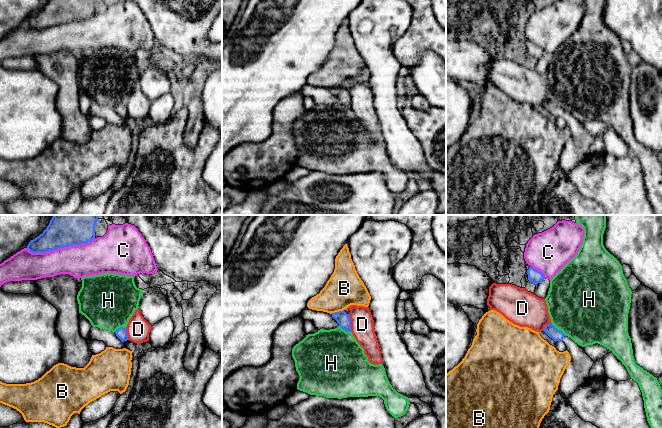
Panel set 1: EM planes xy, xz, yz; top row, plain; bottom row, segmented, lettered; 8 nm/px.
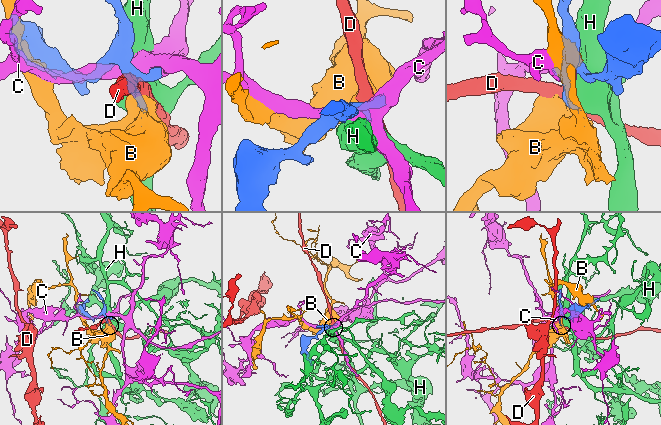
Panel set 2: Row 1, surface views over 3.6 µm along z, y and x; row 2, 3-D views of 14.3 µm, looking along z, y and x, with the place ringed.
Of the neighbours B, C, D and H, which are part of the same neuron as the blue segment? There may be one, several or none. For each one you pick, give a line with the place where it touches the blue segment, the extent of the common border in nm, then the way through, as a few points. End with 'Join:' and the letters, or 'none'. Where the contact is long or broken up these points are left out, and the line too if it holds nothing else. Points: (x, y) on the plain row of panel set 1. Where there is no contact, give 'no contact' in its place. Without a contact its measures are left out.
Join: none

